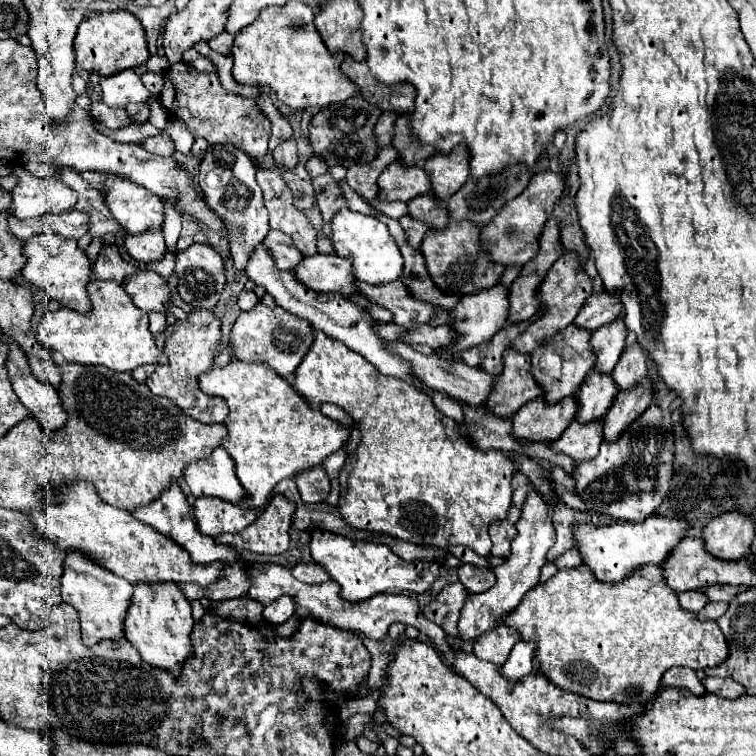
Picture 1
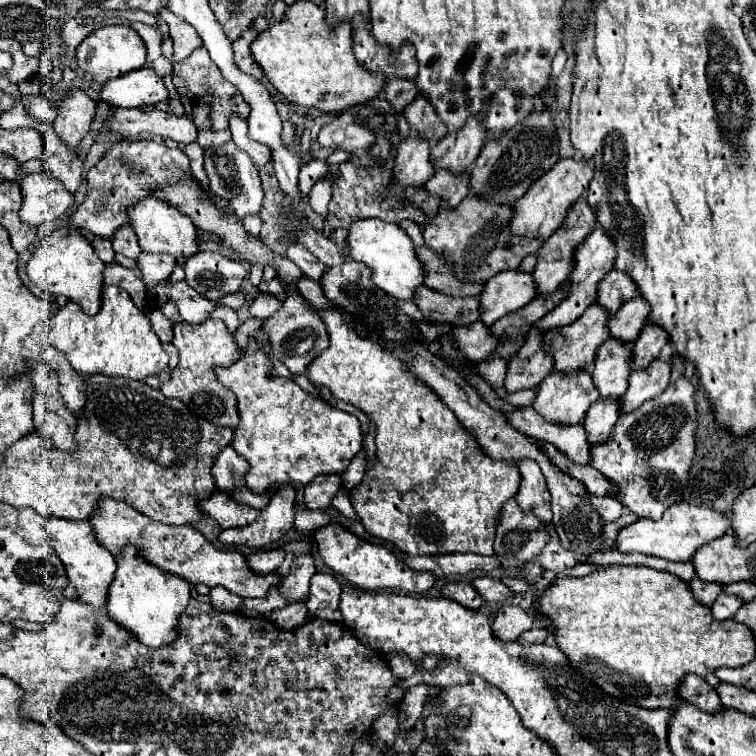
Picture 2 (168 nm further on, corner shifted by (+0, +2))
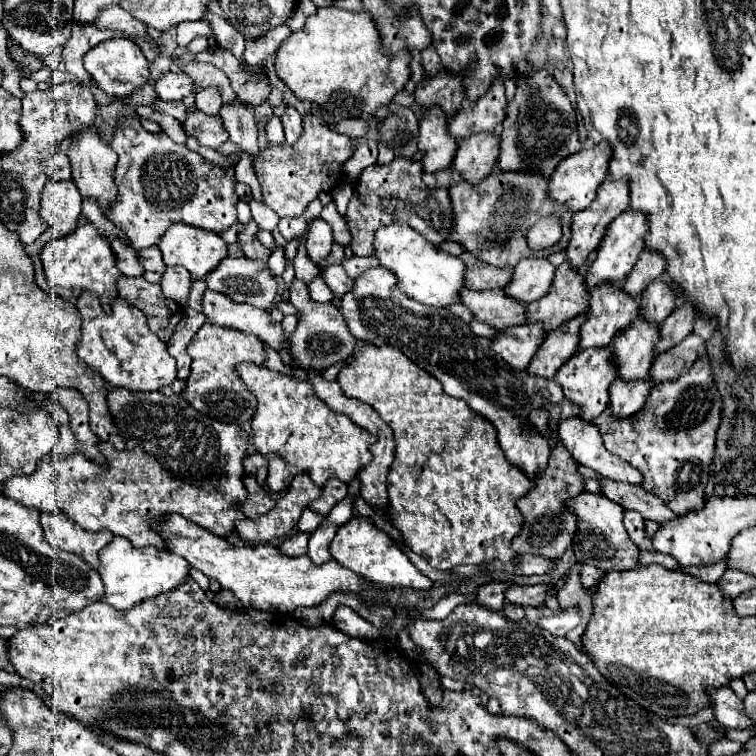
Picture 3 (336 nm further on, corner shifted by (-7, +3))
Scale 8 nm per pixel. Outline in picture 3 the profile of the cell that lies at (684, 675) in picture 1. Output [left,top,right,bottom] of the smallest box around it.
[707,686,753,728]

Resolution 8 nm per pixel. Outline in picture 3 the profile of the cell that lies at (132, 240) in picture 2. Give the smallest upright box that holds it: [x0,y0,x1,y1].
[139,246,165,274]

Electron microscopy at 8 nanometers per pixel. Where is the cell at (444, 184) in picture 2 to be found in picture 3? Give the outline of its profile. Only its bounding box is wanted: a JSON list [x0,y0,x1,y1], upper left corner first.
[451,134,499,184]

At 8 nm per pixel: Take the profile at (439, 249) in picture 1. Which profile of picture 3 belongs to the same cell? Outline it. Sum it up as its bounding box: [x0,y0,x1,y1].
[449,172,573,268]

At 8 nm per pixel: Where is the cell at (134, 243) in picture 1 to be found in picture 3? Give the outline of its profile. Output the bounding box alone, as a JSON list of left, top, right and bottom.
[161,266,191,304]

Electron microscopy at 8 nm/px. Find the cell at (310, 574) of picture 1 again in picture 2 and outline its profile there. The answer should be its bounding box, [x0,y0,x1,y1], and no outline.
[306,573,342,623]

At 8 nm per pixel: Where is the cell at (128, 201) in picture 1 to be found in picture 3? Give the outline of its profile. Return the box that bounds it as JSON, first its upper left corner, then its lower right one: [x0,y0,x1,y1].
[157,222,227,280]

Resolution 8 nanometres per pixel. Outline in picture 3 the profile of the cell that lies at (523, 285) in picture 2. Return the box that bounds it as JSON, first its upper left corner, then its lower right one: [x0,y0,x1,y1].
[503,258,555,304]

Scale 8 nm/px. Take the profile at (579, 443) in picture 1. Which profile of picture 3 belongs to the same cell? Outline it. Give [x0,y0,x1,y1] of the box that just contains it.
[609,378,651,418]

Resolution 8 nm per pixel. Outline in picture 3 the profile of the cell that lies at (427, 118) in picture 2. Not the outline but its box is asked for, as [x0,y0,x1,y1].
[415,70,465,118]

